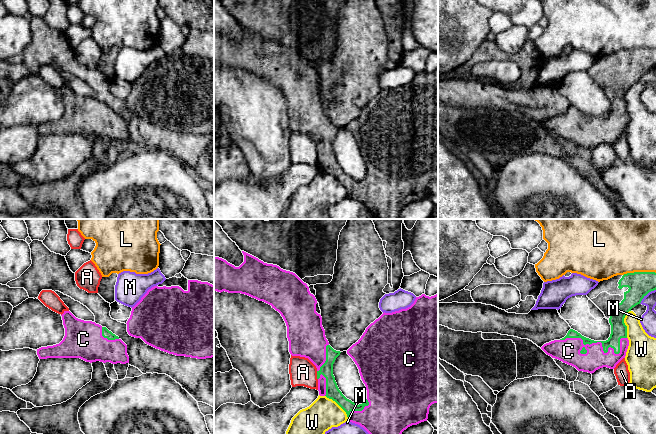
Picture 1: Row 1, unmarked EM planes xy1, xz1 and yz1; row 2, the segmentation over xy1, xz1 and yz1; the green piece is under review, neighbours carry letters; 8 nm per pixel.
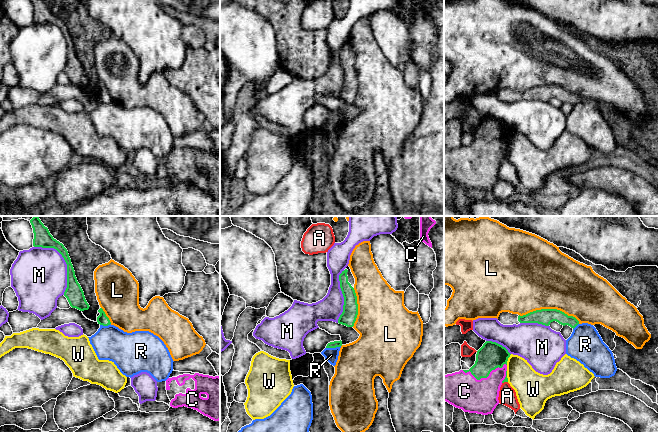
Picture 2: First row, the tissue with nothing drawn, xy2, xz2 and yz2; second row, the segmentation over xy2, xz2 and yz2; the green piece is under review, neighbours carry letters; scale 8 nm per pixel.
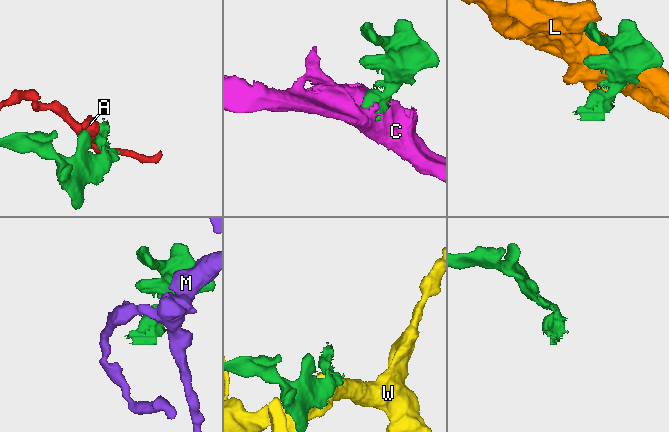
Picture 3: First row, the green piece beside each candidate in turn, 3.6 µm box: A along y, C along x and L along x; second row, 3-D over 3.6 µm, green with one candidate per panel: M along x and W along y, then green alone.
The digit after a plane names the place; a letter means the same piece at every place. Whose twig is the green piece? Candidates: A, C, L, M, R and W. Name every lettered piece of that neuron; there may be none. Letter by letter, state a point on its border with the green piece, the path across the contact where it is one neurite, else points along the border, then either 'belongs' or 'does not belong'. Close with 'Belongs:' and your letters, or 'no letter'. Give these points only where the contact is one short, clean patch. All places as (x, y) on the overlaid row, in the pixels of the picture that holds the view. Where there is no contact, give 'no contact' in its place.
A: meets green in xz1 at (317, 375); border along xz1 (316, 371), (317, 379); does not belong
C: meets green in yz1 at (602, 344); belongs
L: meets green in yz2 at (550, 309); does not belong
M: meets green in xy2 at (65, 261); does not belong
R: meets green in xz2 at (333, 347); does not belong
W: meets green in yz1 at (624, 324); border along yz1 (630, 310), (624, 318), (626, 337); does not belong
Belongs: C

